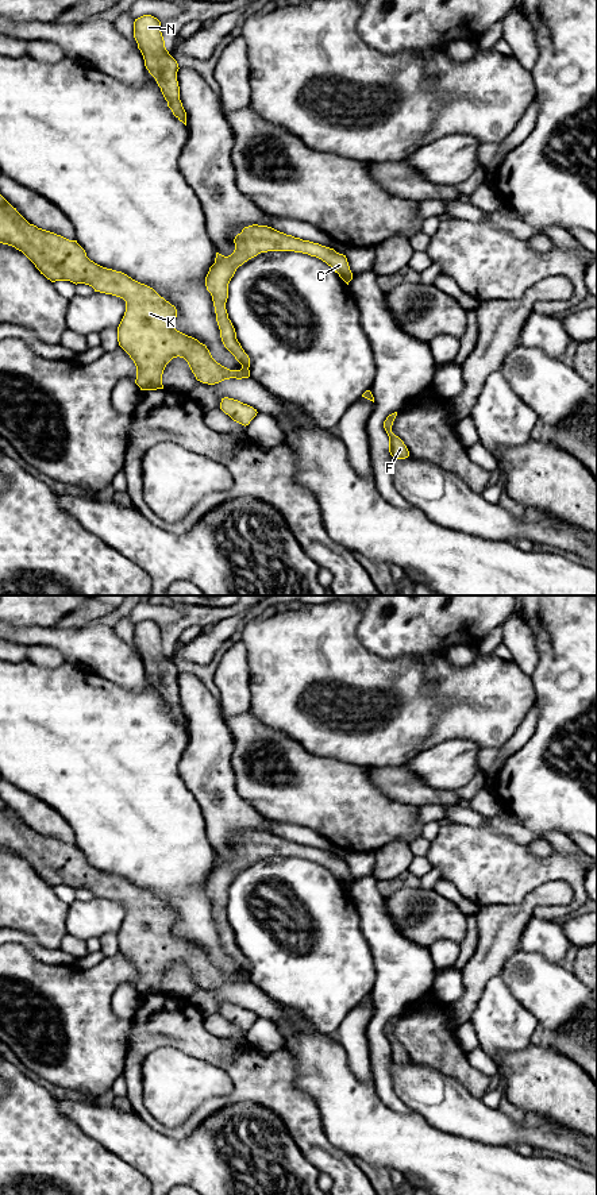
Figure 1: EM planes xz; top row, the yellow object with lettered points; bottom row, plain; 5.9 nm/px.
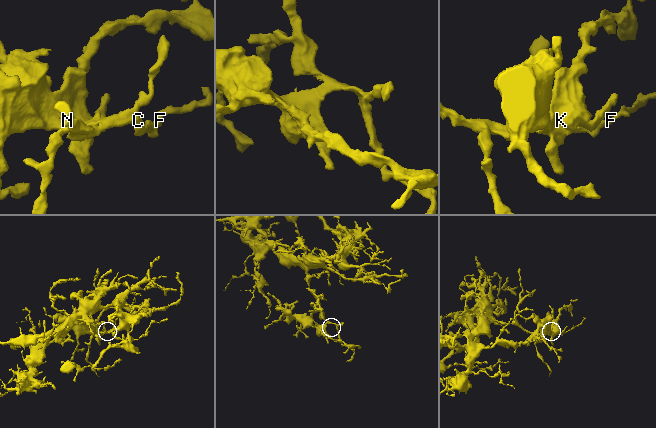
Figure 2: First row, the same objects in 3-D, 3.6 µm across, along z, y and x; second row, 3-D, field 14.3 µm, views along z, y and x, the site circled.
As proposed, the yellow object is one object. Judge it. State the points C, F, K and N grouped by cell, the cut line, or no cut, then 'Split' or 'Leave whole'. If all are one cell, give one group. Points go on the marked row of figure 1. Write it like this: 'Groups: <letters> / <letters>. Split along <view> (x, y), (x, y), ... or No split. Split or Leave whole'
Groups: C F K N. No split. Leave whole

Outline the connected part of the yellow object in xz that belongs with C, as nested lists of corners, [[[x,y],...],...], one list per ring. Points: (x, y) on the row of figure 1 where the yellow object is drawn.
[[[1,194],[0,243],[22,251],[51,282],[85,284],[95,292],[126,301],[126,312],[118,327],[118,342],[136,366],[135,383],[140,390],[163,389],[163,370],[177,356],[188,362],[196,379],[203,383],[215,385],[230,378],[250,377],[250,358],[236,339],[226,302],[228,284],[236,269],[258,254],[267,251],[308,254],[331,266],[347,285],[353,280],[346,255],[334,248],[286,235],[267,225],[244,227],[234,239],[234,253],[228,257],[216,253],[215,263],[205,277],[222,342],[242,365],[240,370],[230,370],[212,358],[205,344],[174,328],[176,307],[153,288],[122,271],[95,263],[77,240],[30,224]]]

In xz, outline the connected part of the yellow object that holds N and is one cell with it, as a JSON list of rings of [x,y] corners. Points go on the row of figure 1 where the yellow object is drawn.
[[[143,15],[135,19],[134,38],[143,55],[145,66],[161,88],[167,107],[173,115],[186,126],[186,112],[180,100],[180,86],[177,81],[180,68],[165,47],[161,22],[151,15]]]

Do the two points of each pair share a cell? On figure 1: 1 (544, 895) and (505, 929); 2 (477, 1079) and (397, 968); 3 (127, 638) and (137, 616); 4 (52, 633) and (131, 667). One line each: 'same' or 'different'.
1: same
2: different
3: different
4: same

